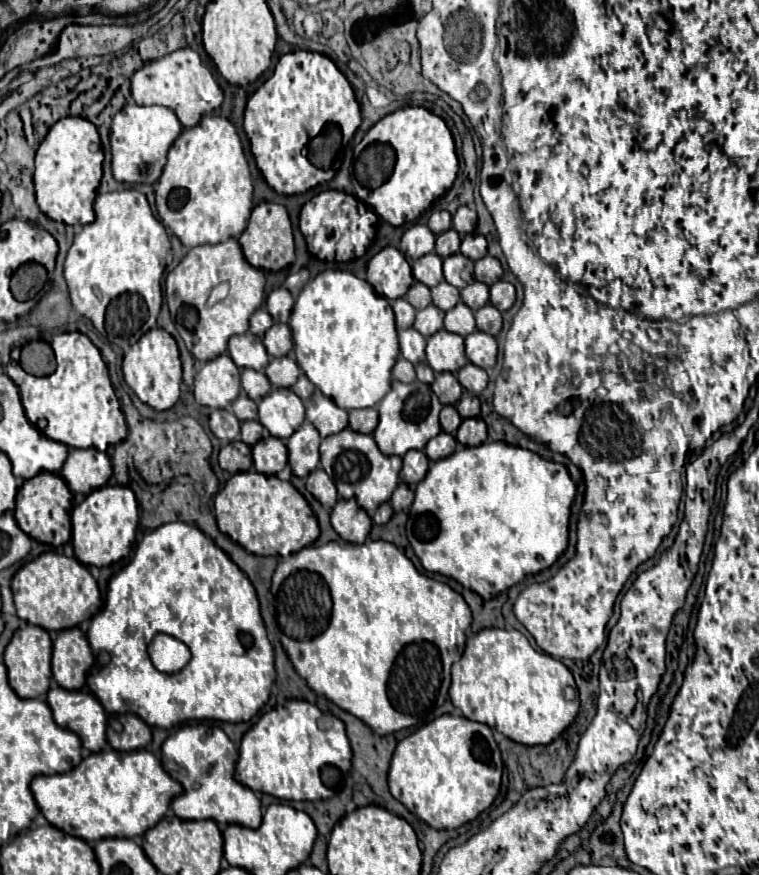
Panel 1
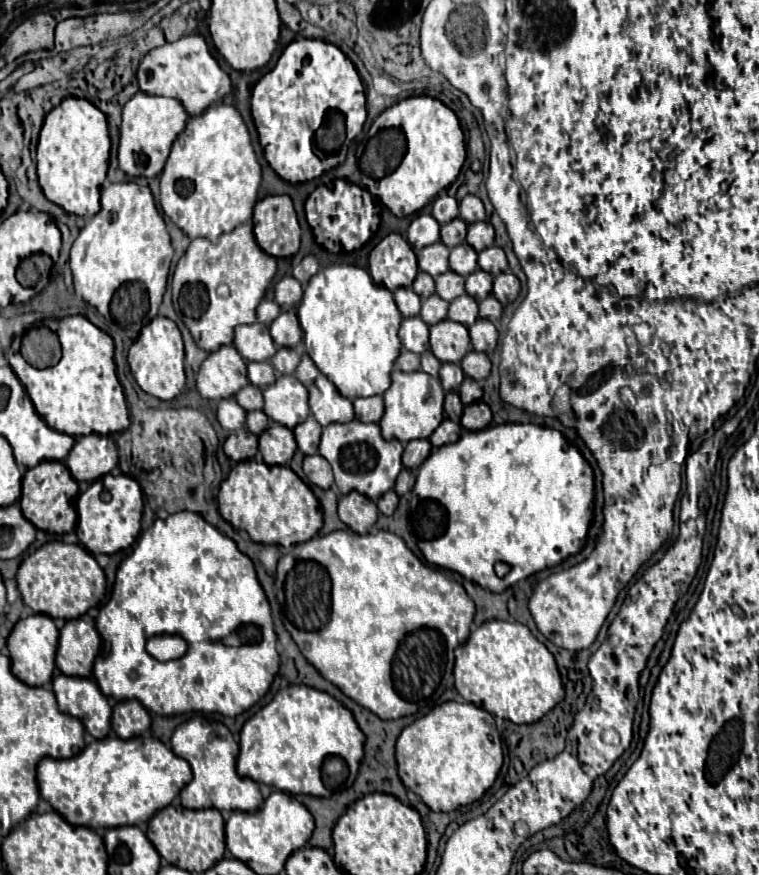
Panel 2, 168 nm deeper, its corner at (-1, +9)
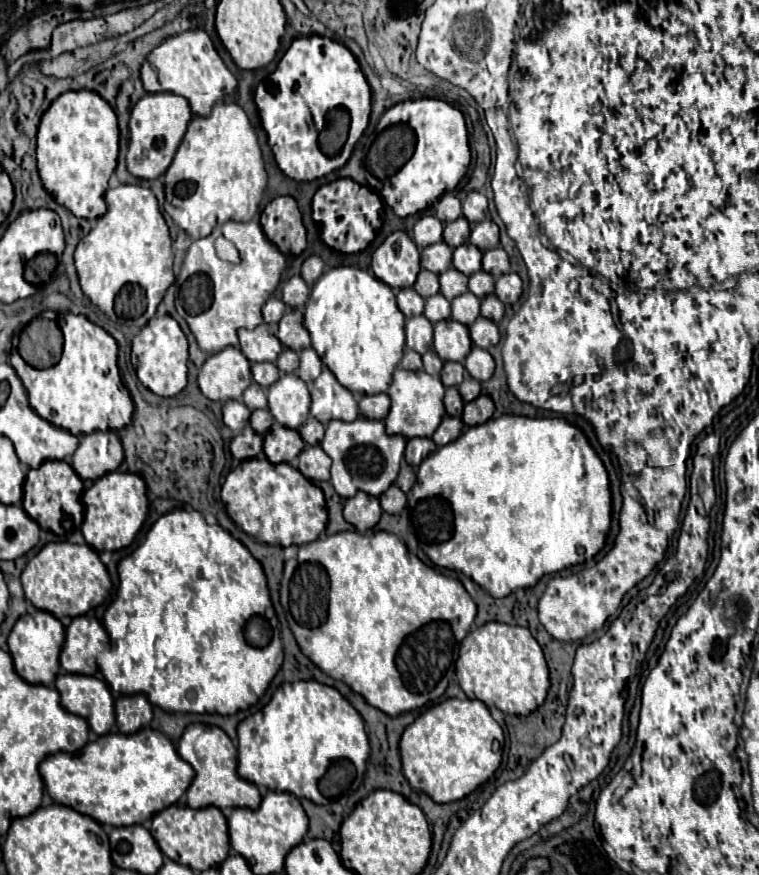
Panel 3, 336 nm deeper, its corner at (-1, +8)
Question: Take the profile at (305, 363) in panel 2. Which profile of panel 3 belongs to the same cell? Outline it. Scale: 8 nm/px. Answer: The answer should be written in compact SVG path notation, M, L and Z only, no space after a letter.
M305 348L301 352L301 366L297 368L297 376L305 382L311 382L315 380L323 370L323 362L319 360L317 352L313 348Z

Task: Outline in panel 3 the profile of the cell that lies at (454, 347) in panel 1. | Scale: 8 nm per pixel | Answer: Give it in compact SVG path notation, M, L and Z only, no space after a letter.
M453 318L441 320L433 326L433 348L441 360L455 360L465 362L467 354L473 348L469 328Z

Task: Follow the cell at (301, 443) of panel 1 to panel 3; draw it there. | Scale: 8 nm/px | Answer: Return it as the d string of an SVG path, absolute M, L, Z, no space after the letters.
M309 416L307 422L299 428L299 434L307 446L319 446L323 440L323 432L325 432L323 424L317 422L313 416Z

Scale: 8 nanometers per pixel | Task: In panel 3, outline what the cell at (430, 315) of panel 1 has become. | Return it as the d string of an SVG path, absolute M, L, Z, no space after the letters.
M435 294L435 296L427 298L427 300L425 300L423 316L425 316L431 324L449 318L449 316L451 316L451 304L449 304L449 300L443 298L443 294Z

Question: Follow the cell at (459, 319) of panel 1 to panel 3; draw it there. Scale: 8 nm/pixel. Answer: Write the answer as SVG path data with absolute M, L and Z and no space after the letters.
M467 292L457 296L455 300L451 300L451 318L469 326L477 320L479 316L479 298L475 298L475 294Z

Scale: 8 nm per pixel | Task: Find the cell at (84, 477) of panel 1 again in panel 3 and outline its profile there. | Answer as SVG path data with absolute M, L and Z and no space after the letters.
M91 432L81 436L71 466L83 480L97 480L119 468L123 448L115 432Z

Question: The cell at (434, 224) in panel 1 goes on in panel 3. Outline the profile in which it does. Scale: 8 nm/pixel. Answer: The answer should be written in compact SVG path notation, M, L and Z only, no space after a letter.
M445 194L445 196L437 202L435 210L437 210L437 218L439 218L443 224L447 224L447 222L453 222L455 218L461 216L461 202L459 202L453 194Z

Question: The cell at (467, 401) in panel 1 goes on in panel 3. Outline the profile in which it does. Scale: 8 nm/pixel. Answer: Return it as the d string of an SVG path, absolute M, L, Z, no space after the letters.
M467 374L467 378L461 382L461 386L459 386L459 392L461 392L461 398L465 400L465 402L471 402L471 400L475 400L477 396L481 396L481 382L479 380L475 380L475 378L471 378L469 374Z

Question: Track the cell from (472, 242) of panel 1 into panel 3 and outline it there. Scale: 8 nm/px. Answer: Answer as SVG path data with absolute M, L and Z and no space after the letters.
M483 220L473 224L471 228L471 244L475 244L481 252L497 248L499 246L499 228L491 220Z

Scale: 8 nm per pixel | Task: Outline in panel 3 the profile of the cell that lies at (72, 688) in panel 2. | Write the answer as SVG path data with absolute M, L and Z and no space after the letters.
M61 674L57 678L57 692L61 694L61 704L71 714L85 718L95 734L109 734L115 724L115 712L113 696L103 680L95 676Z

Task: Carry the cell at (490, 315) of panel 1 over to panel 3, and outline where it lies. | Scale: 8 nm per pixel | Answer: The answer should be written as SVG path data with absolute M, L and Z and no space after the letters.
M489 294L487 298L481 300L481 316L499 322L503 318L503 302L499 302L495 294Z

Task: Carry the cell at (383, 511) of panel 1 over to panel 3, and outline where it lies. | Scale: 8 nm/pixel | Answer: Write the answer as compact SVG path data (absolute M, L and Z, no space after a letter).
M393 484L385 494L379 496L379 502L381 502L381 508L387 512L387 514L399 514L407 502L405 494Z

